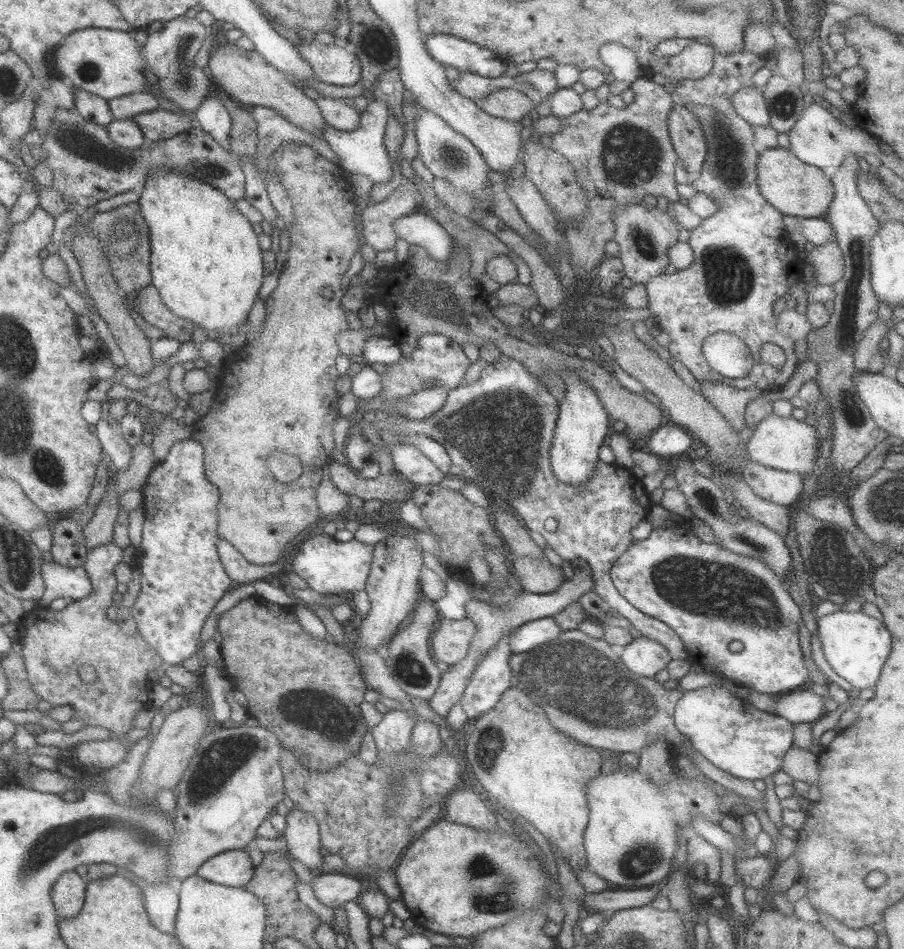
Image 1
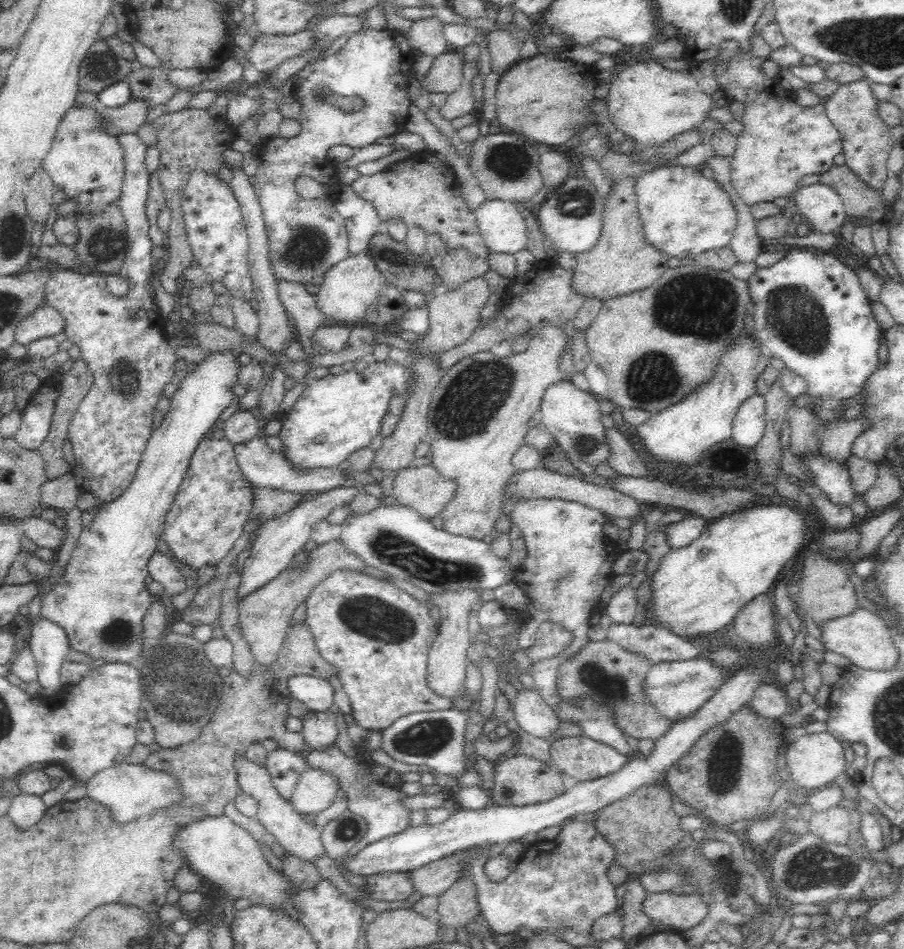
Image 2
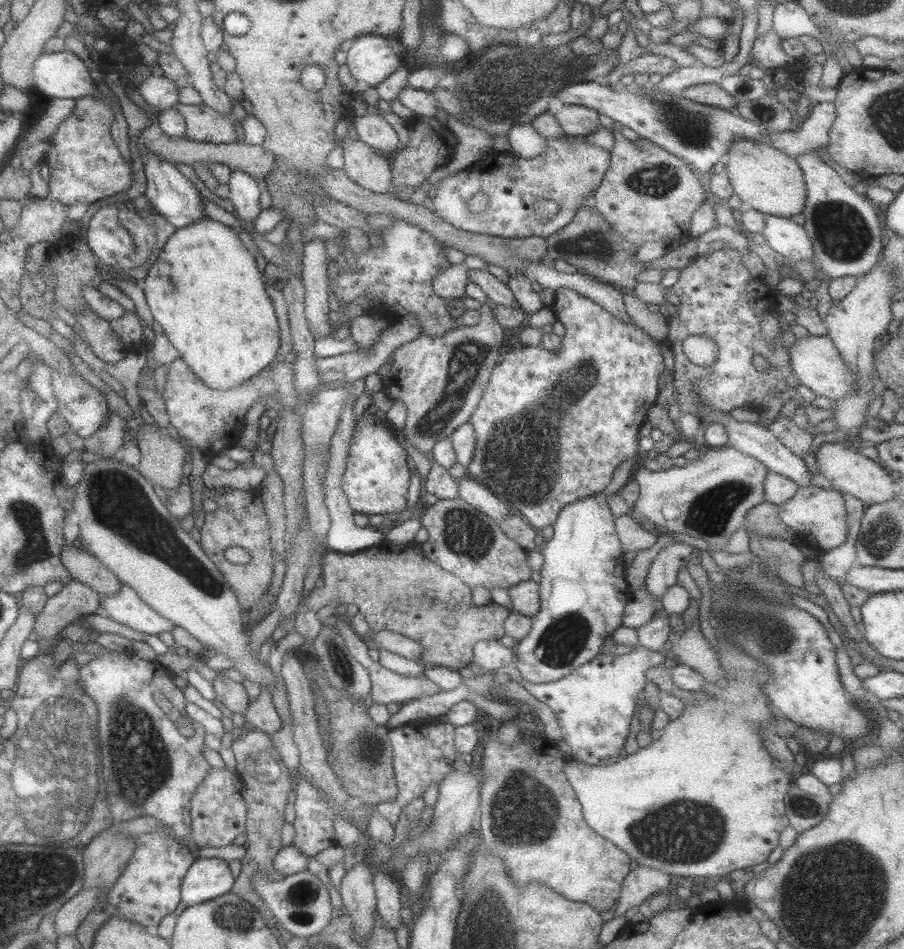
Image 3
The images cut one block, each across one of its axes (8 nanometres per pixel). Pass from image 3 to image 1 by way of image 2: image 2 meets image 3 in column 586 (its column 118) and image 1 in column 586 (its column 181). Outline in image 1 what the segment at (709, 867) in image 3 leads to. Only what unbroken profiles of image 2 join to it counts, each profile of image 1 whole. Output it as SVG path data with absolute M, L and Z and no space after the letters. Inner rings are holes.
M618 769L614 770L609 774L597 775L594 779L591 779L589 783L587 783L587 791L585 791L585 796L587 796L587 806L589 808L588 814L588 823L586 824L586 828L583 832L583 846L585 851L585 861L587 861L586 868L597 874L597 876L603 877L608 883L611 884L619 884L619 886L627 886L627 888L639 888L646 887L649 884L655 884L655 882L659 882L661 878L665 878L673 869L673 856L675 856L675 852L677 850L677 826L679 828L685 828L686 832L691 835L692 828L691 827L691 816L695 814L695 816L701 816L701 818L705 818L709 822L713 822L713 824L719 825L719 820L723 818L726 814L734 814L736 817L739 817L739 811L729 811L723 812L719 809L719 799L717 799L717 795L715 795L715 791L705 783L705 781L697 780L695 778L683 778L676 774L672 770L672 773L669 774L669 783L665 783L663 787L657 787L655 783L651 783L649 779L647 779L647 775L640 774L638 770L629 769L627 772L621 772Z

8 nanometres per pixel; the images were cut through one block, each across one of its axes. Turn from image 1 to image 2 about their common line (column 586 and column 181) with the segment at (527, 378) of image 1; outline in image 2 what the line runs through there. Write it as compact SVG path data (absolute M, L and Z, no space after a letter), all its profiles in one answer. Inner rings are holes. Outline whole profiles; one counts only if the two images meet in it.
M207 436L202 439L198 446L194 448L194 452L192 452L192 456L188 461L190 461L190 464L184 472L184 478L178 486L178 492L174 494L172 504L166 512L164 532L161 534L162 540L168 545L172 556L186 566L197 571L204 565L216 568L217 564L225 558L234 542L242 534L246 518L253 511L250 482L244 477L244 473L240 471L236 457L234 457L232 443L226 437L218 440Z

